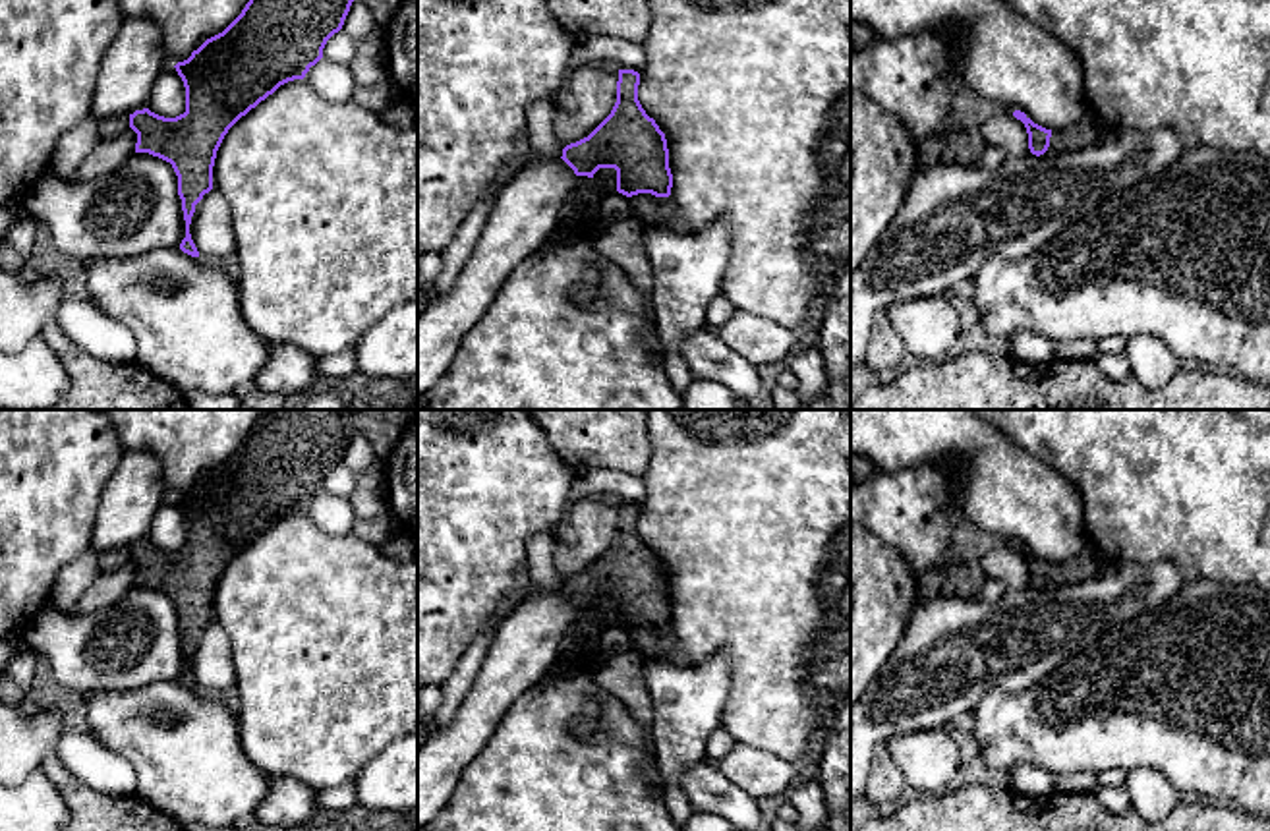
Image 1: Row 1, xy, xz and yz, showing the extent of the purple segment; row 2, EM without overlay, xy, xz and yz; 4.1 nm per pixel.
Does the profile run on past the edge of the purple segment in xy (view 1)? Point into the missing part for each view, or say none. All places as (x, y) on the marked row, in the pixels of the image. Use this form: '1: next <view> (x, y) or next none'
1: next none

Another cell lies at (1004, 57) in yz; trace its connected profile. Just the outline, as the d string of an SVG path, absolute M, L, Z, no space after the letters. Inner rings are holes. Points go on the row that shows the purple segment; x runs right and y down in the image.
M851 0L851 19L868 25L883 39L949 27L957 37L957 77L965 87L1009 112L1025 112L1034 124L1052 131L1081 128L1096 118L1075 52L1003 0Z

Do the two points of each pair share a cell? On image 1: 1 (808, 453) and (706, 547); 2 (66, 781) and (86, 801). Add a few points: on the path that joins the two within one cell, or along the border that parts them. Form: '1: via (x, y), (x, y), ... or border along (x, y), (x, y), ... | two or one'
1: via (783, 470), (731, 522) | one
2: via (70, 785), (82, 797) | one

